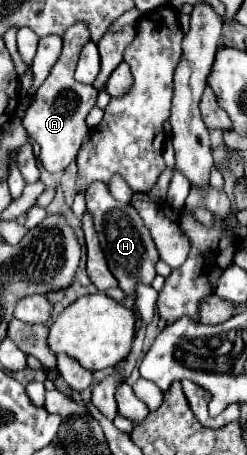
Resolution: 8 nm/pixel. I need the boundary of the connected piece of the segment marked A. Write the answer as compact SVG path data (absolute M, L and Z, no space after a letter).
M85 24L71 26L63 36L63 52L55 66L51 68L47 80L37 88L33 102L23 114L23 126L27 134L39 144L39 160L49 172L63 172L75 158L83 144L83 138L87 136L89 128L85 124L87 112L95 106L97 90L89 84L79 84L73 78L77 56L83 48L83 44L89 42L89 30Z

